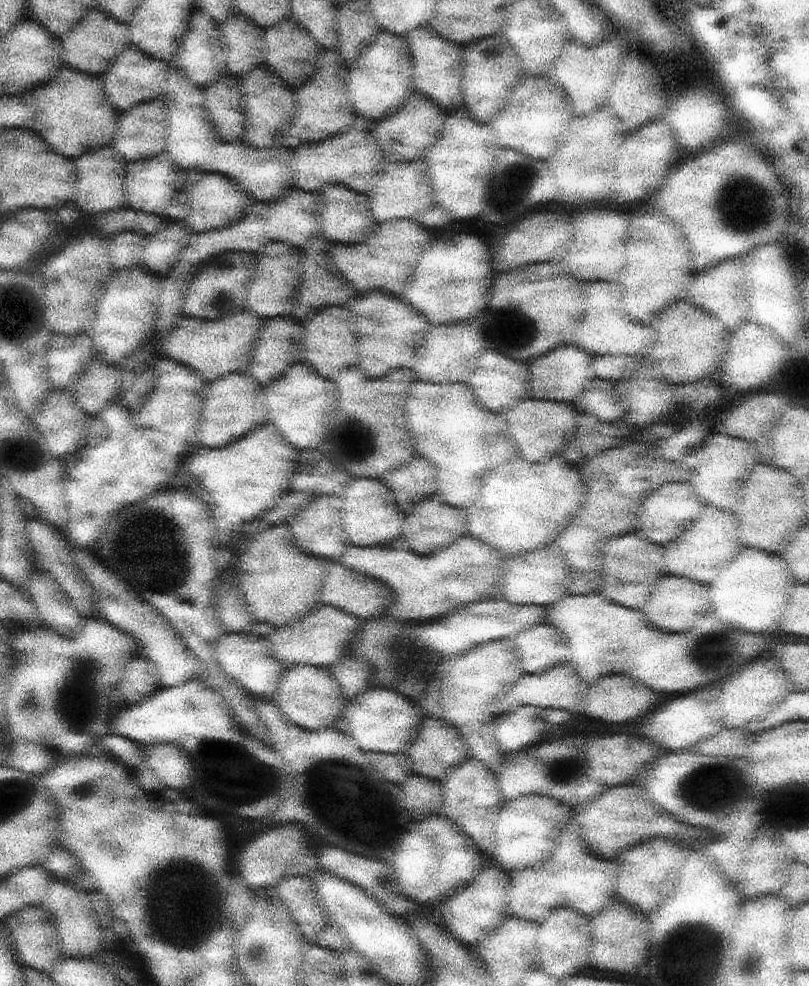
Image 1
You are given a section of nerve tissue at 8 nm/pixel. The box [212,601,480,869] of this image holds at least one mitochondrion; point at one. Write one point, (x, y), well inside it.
(344, 778)

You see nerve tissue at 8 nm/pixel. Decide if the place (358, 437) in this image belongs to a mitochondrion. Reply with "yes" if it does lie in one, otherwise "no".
yes

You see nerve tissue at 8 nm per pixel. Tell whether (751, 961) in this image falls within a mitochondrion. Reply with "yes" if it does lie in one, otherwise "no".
yes

